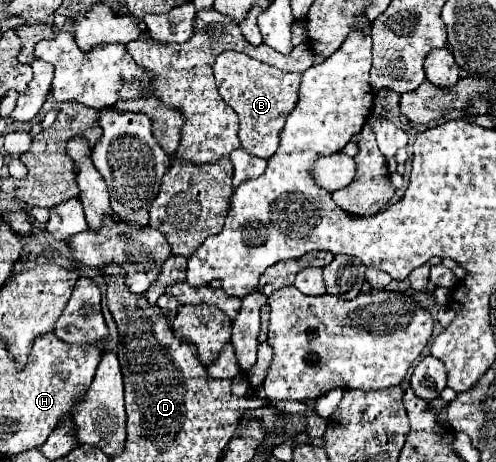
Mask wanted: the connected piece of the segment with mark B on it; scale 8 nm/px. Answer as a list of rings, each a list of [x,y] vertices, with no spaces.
[[[237,51],[221,53],[213,63],[213,73],[221,97],[229,107],[233,107],[233,111],[241,119],[241,129],[239,129],[241,147],[251,155],[269,159],[277,151],[279,133],[285,125],[287,115],[297,103],[301,75],[279,71],[271,65],[255,61],[245,53]]]

